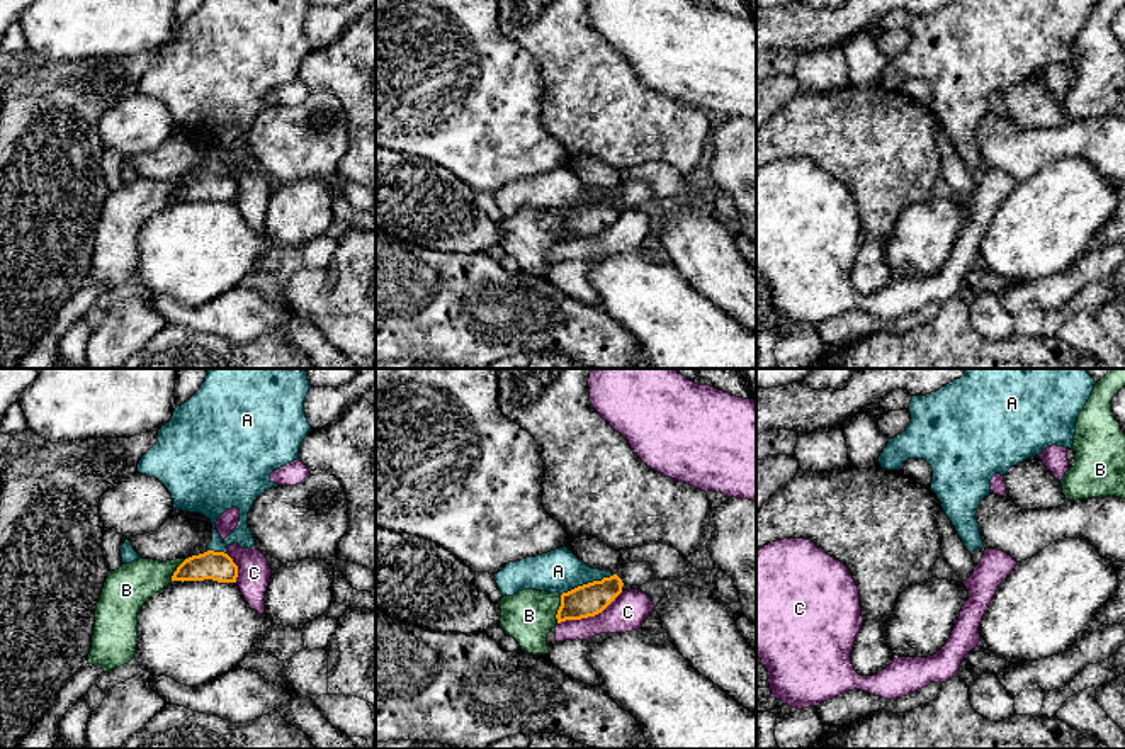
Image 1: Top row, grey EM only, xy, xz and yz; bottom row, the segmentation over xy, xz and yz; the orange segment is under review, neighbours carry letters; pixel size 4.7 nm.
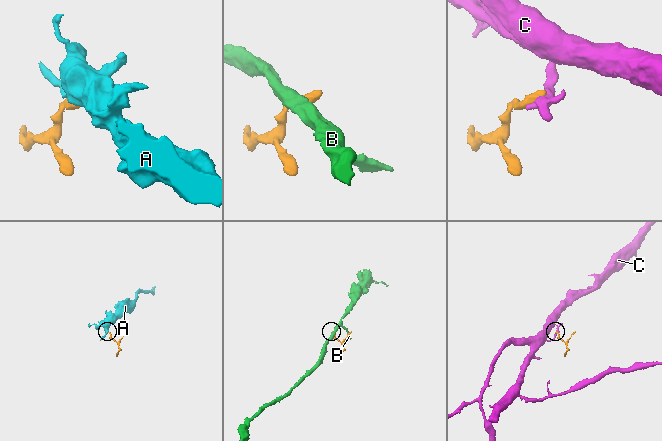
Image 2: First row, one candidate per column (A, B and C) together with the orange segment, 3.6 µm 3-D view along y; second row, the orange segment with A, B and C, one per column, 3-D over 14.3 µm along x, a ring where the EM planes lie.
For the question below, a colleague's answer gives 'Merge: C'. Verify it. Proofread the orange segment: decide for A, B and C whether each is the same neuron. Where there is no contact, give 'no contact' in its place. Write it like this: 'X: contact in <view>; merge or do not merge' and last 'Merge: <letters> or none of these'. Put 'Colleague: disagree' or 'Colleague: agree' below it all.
A: contact in xz; do not merge
B: contact in xz; do not merge
C: contact in xz; do not merge
Merge: none of these
Colleague: disagree

